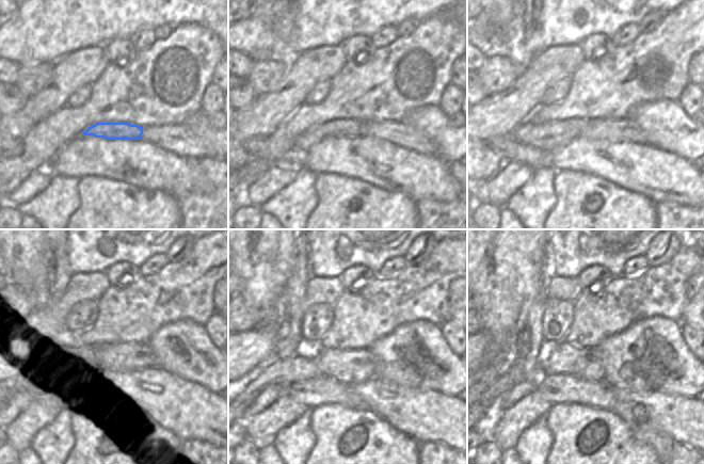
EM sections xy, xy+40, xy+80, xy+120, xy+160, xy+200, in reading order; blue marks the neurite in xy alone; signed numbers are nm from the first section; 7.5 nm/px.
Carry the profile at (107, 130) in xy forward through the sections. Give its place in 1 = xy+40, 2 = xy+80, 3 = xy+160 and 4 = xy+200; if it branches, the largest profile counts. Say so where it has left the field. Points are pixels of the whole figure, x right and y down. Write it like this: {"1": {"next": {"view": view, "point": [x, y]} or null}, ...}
{"1": {"next": {"view": "xy+40", "point": [342, 128]}}, "2": {"next": {"view": "xy+80", "point": [549, 136]}}, "3": {"next": {"view": "xy+160", "point": [276, 371]}}, "4": {"next": {"view": "xy+200", "point": [502, 383]}}}

